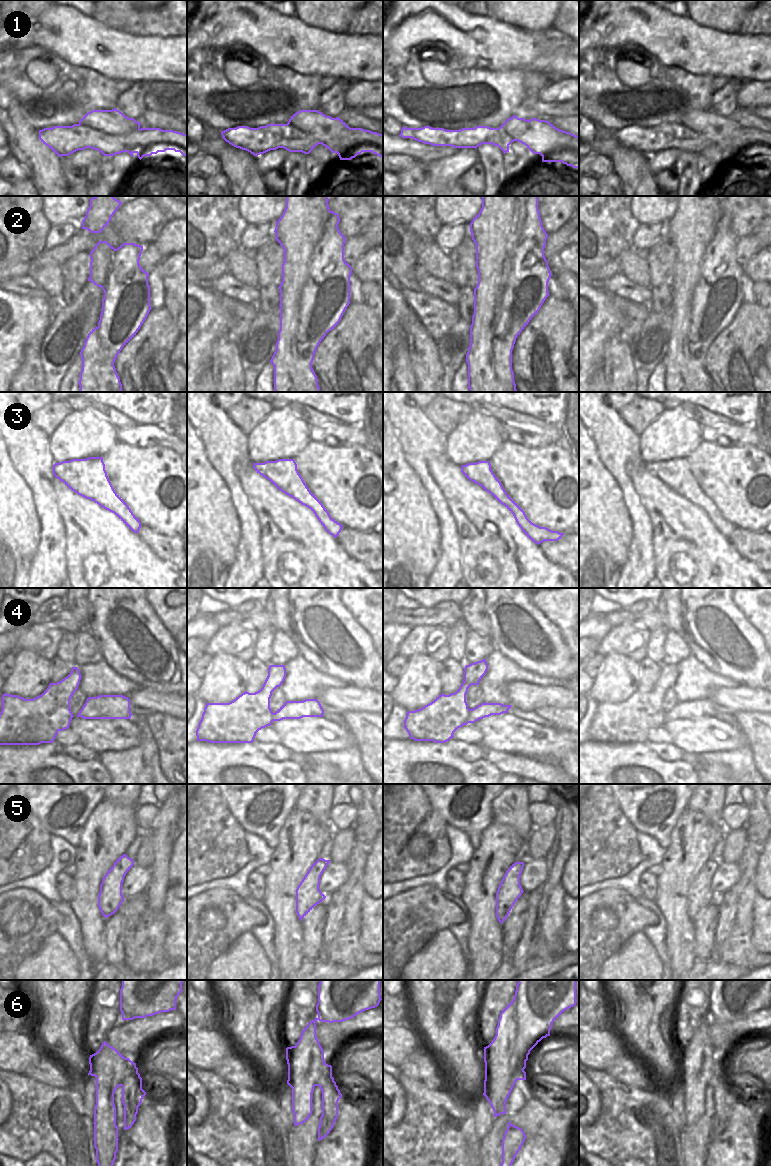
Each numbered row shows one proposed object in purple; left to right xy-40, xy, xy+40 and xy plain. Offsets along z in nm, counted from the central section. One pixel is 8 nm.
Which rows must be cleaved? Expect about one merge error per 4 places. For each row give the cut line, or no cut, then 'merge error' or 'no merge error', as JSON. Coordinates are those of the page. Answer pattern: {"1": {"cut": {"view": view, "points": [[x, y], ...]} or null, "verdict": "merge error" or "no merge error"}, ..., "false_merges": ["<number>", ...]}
{"1": {"cut": {"view": "xy-40", "points": [[79, 123], [108, 133], [125, 133], [130, 129]]}, "verdict": "merge error"}, "2": {"cut": {"view": "xy+40", "points": [[526, 196], [484, 389]]}, "verdict": "merge error"}, "3": {"cut": null, "verdict": "no merge error"}, "4": {"cut": {"view": "xy+40", "points": [[457, 727], [446, 723], [427, 723], [417, 735]]}, "verdict": "merge error"}, "5": {"cut": null, "verdict": "no merge error"}, "6": {"cut": {"view": "xy+40", "points": [[502, 1051], [494, 1057], [494, 1083], [484, 1086]]}, "verdict": "merge error"}, "false_merges": ["1", "2", "4", "6"]}

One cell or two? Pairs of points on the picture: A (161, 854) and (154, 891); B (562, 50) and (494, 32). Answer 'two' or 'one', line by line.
A: one
B: one

